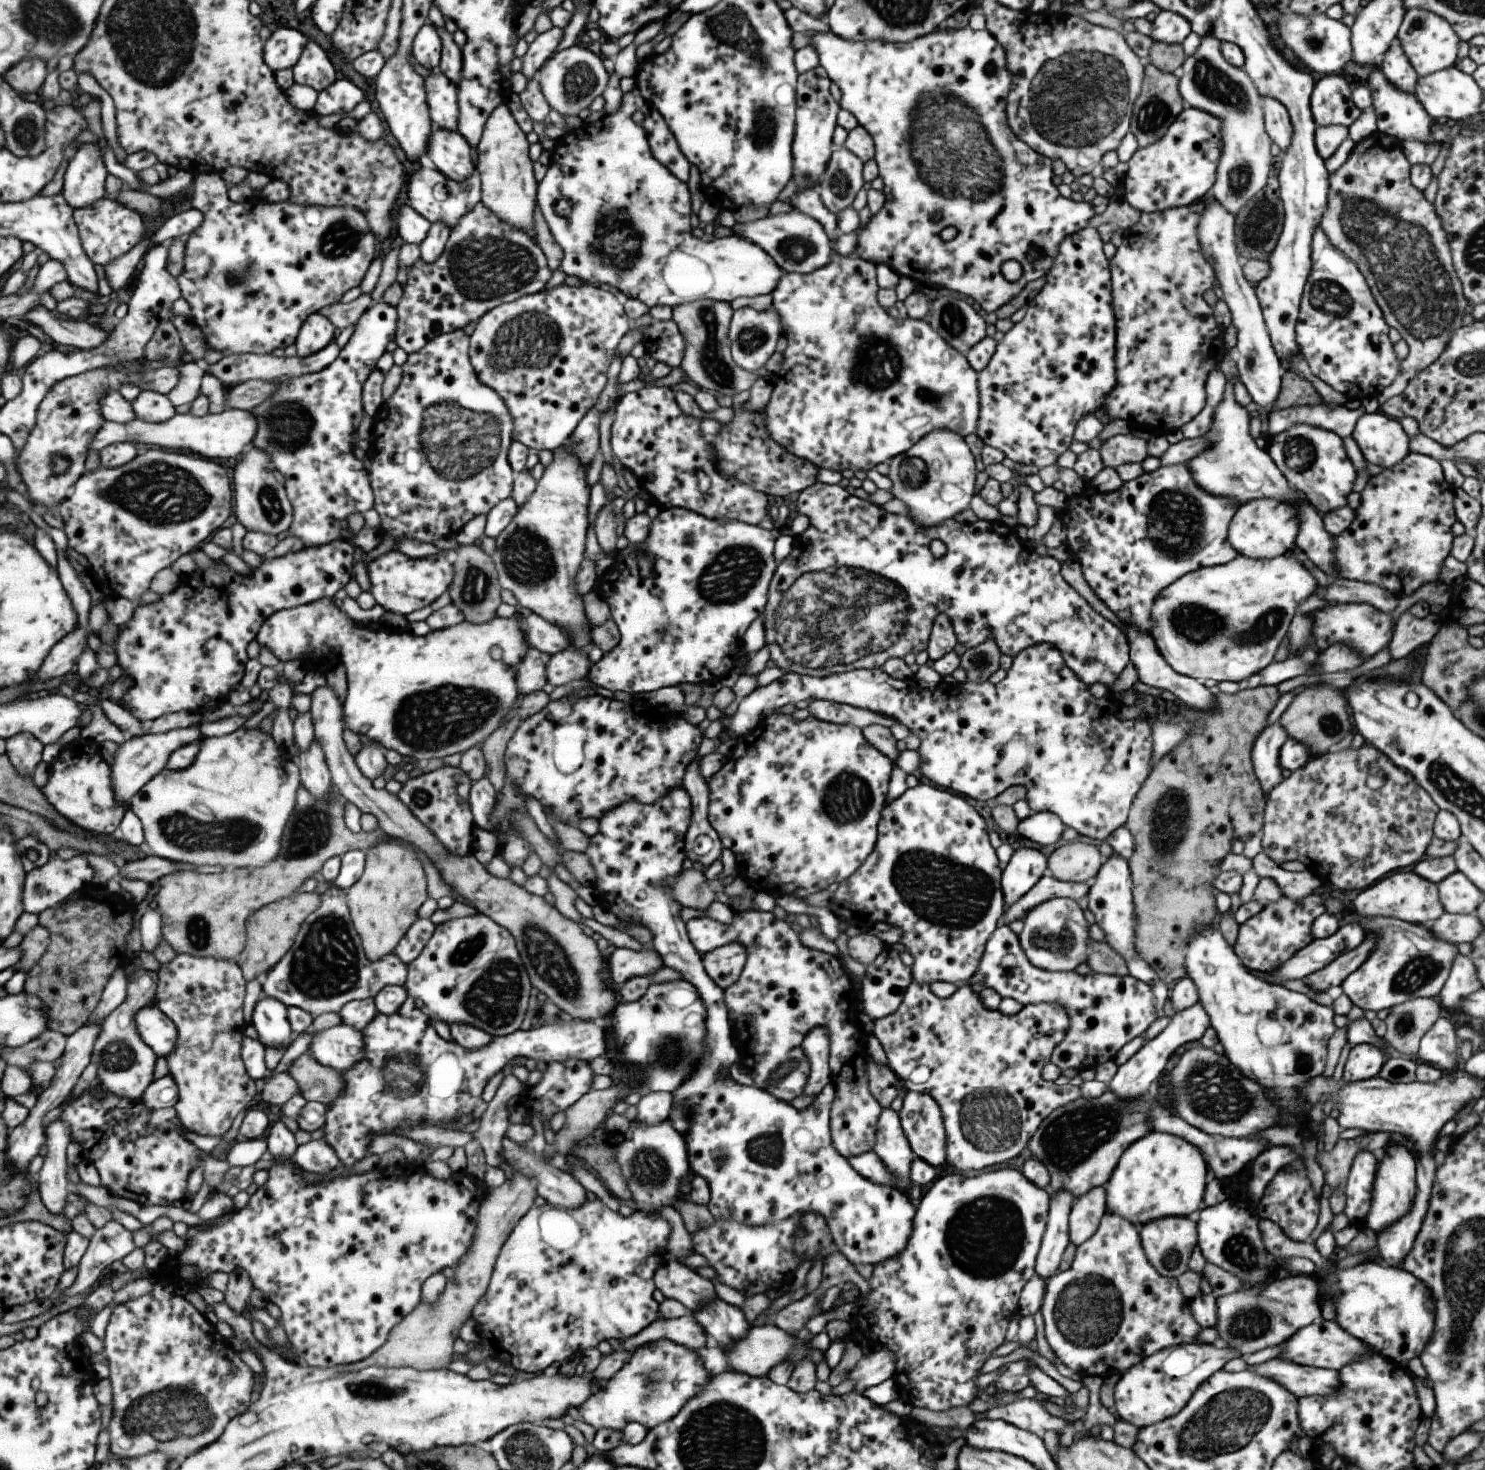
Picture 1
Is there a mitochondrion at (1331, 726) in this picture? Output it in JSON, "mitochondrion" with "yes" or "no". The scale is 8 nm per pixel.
{"mitochondrion":"yes"}

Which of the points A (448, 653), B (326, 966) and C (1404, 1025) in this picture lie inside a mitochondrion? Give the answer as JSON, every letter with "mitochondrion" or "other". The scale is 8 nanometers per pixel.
{"A":"other","B":"mitochondrion","C":"mitochondrion"}

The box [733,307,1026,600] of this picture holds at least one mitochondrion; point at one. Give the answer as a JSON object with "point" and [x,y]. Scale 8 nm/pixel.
{"point":[875,365]}

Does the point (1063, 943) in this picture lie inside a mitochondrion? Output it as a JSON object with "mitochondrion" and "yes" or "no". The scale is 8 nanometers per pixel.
{"mitochondrion":"yes"}

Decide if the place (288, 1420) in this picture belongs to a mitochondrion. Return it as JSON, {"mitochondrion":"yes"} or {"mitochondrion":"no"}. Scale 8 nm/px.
{"mitochondrion":"no"}

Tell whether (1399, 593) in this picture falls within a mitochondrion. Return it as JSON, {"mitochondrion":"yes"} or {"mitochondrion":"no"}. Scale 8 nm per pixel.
{"mitochondrion":"no"}

